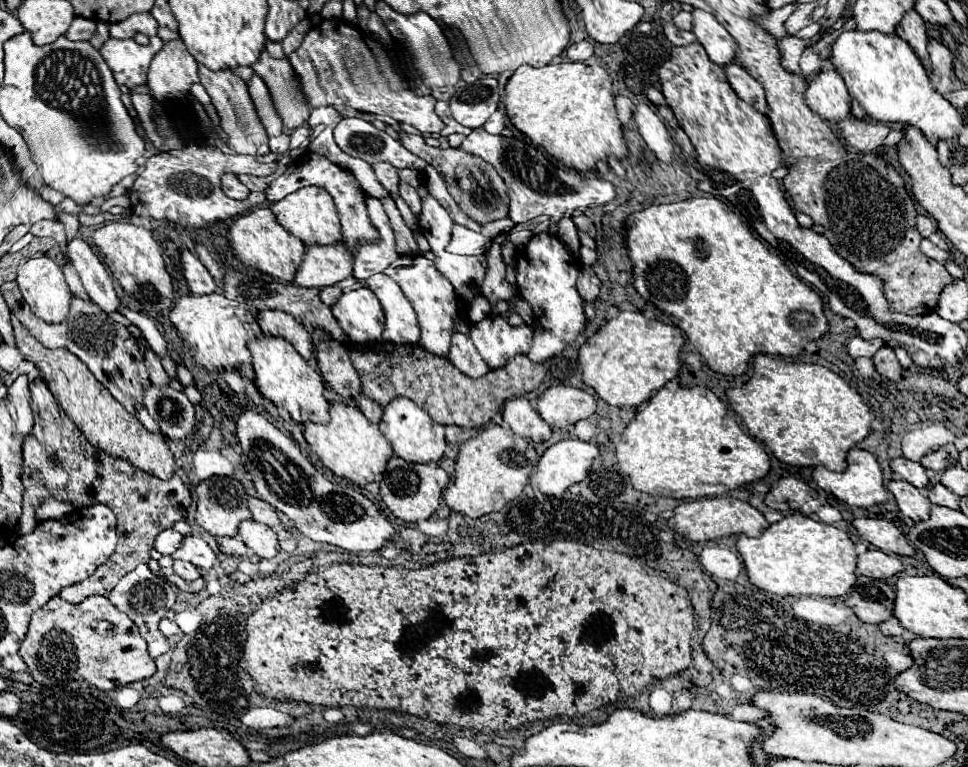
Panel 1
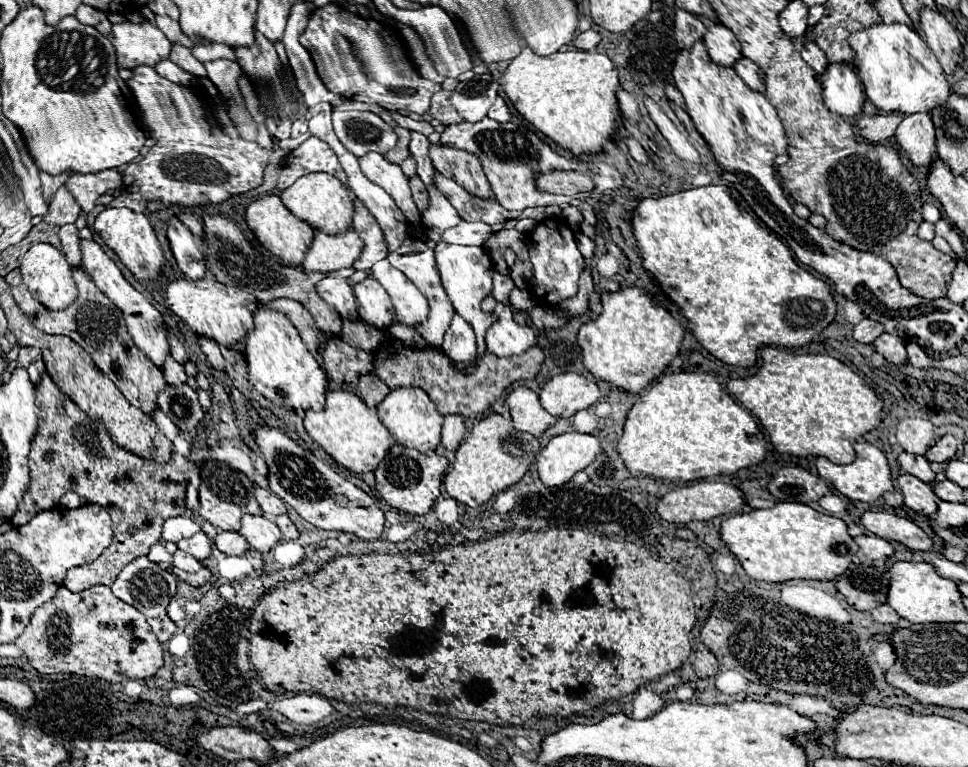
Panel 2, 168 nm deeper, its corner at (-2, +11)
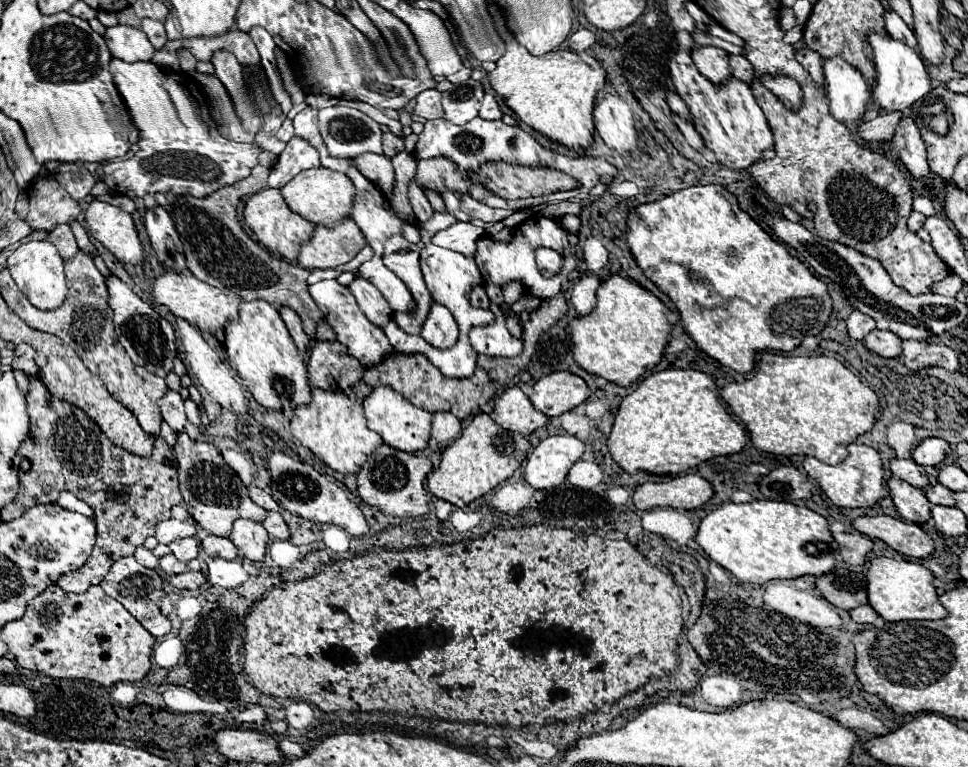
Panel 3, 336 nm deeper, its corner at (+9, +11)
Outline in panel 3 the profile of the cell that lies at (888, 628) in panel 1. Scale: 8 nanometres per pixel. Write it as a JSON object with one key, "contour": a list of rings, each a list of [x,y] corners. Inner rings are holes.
{"contour":[[[857,606],[849,610],[849,616],[853,622],[859,622],[859,624],[873,624],[879,618],[871,606]]]}

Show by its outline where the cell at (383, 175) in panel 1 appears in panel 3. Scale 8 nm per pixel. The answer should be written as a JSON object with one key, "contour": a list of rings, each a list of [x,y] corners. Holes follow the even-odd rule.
{"contour":[[[385,132],[383,134],[383,150],[387,158],[393,158],[397,152],[403,150],[403,138],[395,136],[393,132]]]}

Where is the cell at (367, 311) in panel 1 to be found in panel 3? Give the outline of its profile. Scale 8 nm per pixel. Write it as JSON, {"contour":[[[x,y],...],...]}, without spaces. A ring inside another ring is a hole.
{"contour":[[[355,278],[353,284],[349,286],[359,308],[363,310],[363,314],[379,328],[383,328],[389,320],[391,320],[391,308],[387,304],[387,300],[383,298],[383,294],[365,278]]]}

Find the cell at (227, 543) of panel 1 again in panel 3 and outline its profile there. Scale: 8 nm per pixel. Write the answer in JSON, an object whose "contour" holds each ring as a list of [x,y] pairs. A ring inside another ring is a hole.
{"contour":[[[207,536],[203,540],[203,550],[205,554],[209,554],[211,558],[227,558],[227,560],[235,560],[239,554],[239,550],[235,548],[235,544],[229,538],[221,538],[221,536]]]}

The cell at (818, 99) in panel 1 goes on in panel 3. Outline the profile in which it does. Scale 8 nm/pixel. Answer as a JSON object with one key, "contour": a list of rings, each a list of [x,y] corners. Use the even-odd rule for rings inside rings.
{"contour":[[[839,56],[823,60],[823,72],[825,72],[825,96],[829,100],[829,112],[839,120],[839,122],[855,122],[859,120],[869,108],[871,108],[871,84],[857,68],[853,68],[849,62],[841,60]]]}

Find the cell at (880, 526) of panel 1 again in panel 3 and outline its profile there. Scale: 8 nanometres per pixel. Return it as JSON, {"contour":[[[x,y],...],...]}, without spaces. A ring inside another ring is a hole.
{"contour":[[[887,514],[859,516],[853,520],[853,528],[871,540],[883,540],[895,552],[909,558],[929,558],[935,550],[933,540],[913,522],[903,522]]]}

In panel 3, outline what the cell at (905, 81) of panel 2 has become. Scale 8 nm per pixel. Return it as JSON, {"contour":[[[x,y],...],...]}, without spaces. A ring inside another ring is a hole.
{"contour":[[[869,34],[867,42],[873,48],[877,68],[877,80],[873,84],[873,100],[877,102],[877,106],[881,106],[887,112],[905,110],[931,90],[931,80],[921,56],[915,54],[907,44],[881,34]]]}

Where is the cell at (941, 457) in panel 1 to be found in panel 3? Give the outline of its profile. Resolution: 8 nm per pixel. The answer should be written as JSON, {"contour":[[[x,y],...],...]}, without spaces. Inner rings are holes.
{"contour":[[[925,438],[913,450],[913,460],[921,466],[939,466],[947,458],[949,444],[941,438]]]}

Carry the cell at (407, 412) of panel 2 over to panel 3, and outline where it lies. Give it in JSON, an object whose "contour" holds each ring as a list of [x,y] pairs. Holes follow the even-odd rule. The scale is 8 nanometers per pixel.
{"contour":[[[377,386],[365,396],[363,400],[363,410],[367,418],[367,426],[377,432],[385,444],[403,450],[403,452],[419,452],[427,446],[431,434],[431,420],[433,416],[421,408],[415,408],[411,402],[407,402],[399,392],[395,392],[389,386]]]}

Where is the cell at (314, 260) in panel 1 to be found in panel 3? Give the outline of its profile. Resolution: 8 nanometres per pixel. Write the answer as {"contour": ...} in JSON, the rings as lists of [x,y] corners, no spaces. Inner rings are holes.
{"contour":[[[353,218],[341,220],[337,226],[315,226],[313,238],[299,250],[299,266],[307,270],[337,268],[347,264],[367,244],[363,232]]]}

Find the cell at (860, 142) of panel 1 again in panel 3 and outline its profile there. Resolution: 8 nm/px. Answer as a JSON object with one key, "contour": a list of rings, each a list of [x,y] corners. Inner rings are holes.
{"contour":[[[883,112],[875,120],[863,122],[859,126],[857,134],[867,142],[871,142],[871,140],[885,140],[887,142],[893,138],[893,132],[895,132],[901,116],[903,116],[901,112]]]}

